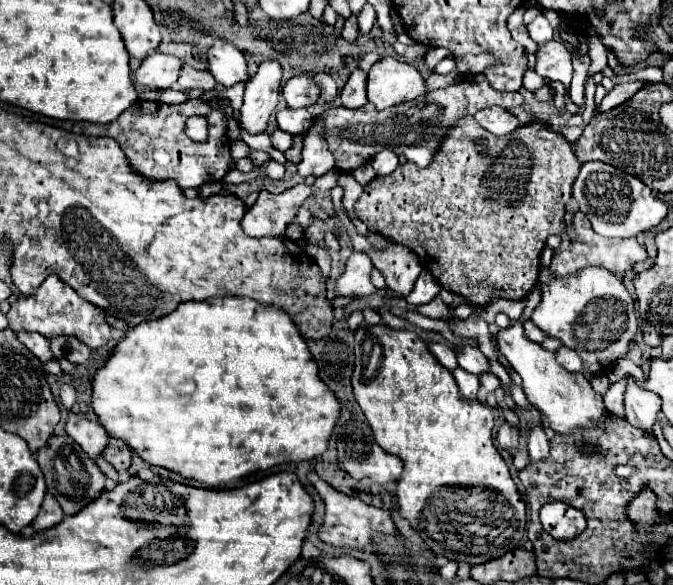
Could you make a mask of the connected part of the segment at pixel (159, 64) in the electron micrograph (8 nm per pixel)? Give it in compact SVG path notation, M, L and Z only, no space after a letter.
M154 52L154 54L146 56L146 60L132 74L132 78L138 86L160 90L160 88L170 88L178 80L180 70L182 70L180 58L168 56L162 52Z

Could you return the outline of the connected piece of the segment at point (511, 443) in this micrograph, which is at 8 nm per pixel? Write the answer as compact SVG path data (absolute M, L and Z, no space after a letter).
M504 422L500 426L500 430L498 430L498 438L496 440L498 440L498 444L502 448L516 448L518 446L518 436L520 436L518 428L512 426L512 424L508 424L508 422Z

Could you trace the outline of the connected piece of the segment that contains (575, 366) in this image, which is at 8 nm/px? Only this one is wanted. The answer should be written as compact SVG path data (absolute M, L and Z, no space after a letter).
M562 346L560 350L556 350L556 362L558 362L560 366L564 364L564 368L568 368L570 372L580 372L580 370L582 370L582 360L580 360L580 356L578 356L574 350L566 348L566 346Z

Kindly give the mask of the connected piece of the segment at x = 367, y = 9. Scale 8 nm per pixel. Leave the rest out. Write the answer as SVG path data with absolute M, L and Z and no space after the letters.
M364 4L364 8L358 14L358 30L360 30L360 34L368 34L372 30L374 22L376 22L376 10L370 4Z

